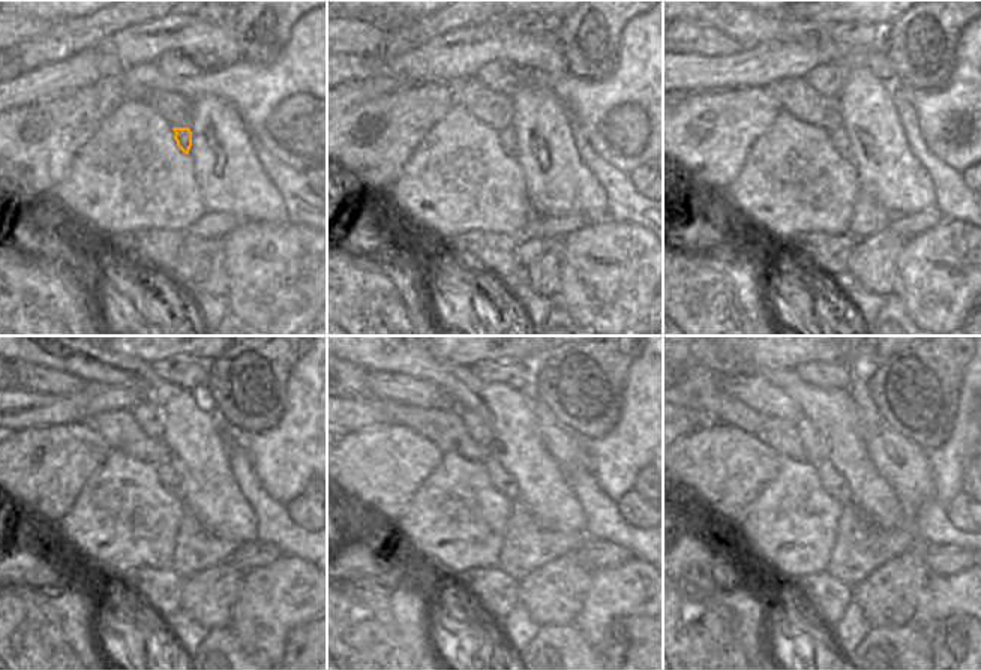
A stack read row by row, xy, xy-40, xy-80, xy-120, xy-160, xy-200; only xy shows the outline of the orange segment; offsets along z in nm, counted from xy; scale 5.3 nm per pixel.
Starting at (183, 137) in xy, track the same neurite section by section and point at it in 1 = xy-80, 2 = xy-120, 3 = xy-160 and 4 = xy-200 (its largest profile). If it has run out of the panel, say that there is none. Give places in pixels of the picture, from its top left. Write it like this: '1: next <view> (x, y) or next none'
1: next xy-80 (840, 140)
2: next xy-120 (171, 481)
3: next xy-160 (501, 480)
4: next xy-200 (833, 483)

